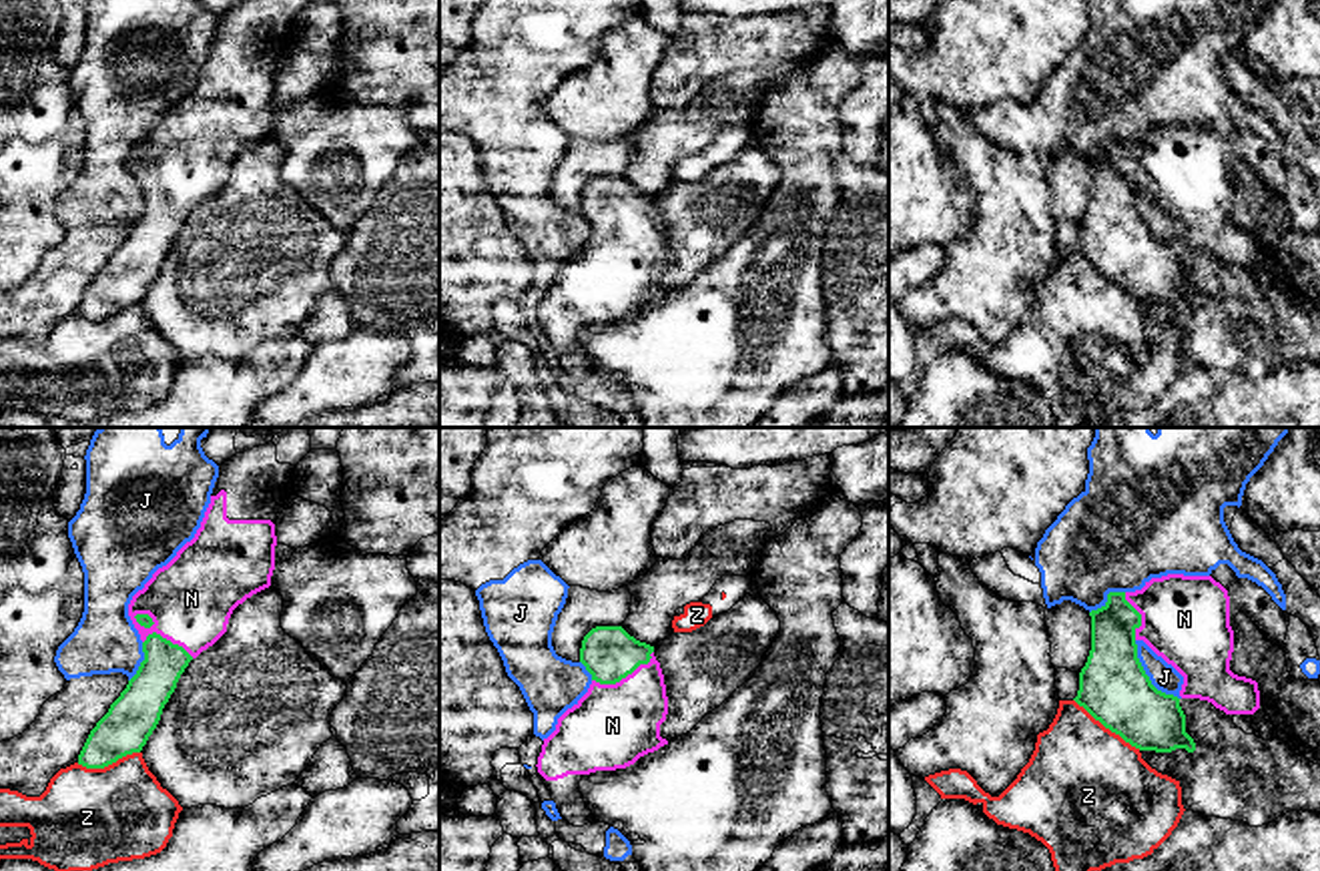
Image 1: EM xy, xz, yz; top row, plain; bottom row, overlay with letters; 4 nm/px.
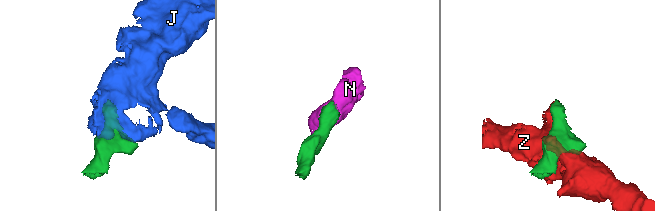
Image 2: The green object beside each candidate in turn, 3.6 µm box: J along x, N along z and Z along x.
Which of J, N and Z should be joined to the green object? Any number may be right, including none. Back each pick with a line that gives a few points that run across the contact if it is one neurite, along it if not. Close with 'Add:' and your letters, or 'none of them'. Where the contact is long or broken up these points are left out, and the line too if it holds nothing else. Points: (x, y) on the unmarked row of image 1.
Add: N

